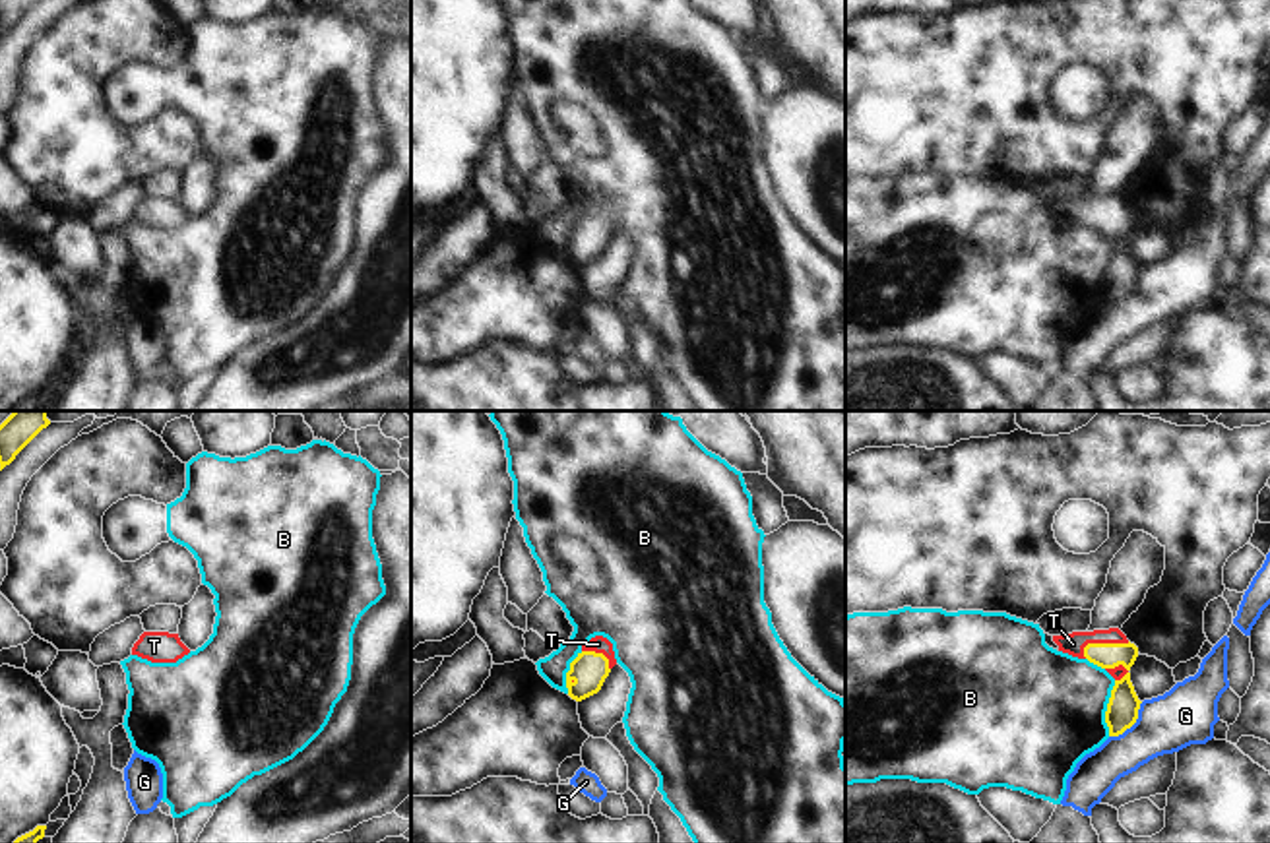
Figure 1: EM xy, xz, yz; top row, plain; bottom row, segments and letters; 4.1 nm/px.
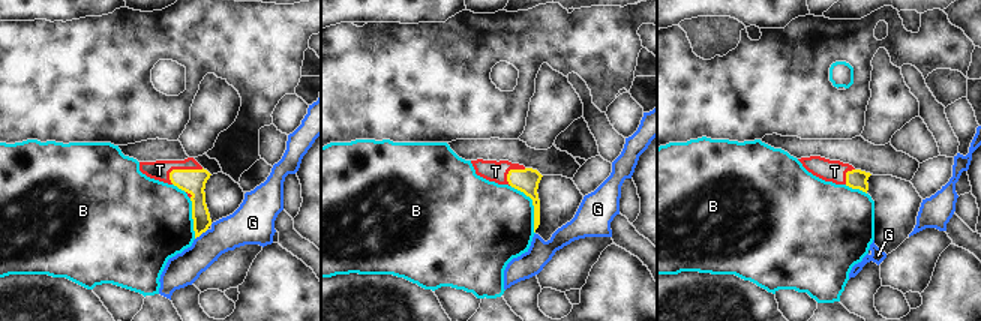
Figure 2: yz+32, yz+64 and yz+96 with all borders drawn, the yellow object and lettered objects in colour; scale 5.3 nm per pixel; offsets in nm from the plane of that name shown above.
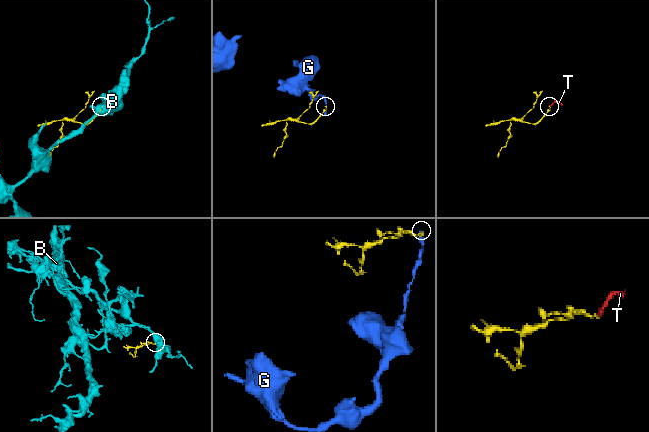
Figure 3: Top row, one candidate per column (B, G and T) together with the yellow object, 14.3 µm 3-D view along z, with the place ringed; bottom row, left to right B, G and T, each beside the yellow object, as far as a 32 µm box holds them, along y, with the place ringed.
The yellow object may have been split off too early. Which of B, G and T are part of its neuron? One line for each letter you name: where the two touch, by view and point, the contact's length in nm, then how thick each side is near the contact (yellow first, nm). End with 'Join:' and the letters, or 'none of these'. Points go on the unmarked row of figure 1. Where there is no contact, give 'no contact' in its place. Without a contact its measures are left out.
T: meets yellow in yz at (1102, 210); contact 200 nm long; 110 nm thick on the yellow side, 90 nm on the other
Join: T

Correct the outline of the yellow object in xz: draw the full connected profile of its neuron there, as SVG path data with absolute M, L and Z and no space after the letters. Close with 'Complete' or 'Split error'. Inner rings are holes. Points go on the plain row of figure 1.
M603 202L591 203L570 229L566 238L568 262L582 267L597 260L615 231L613 209Z. Split error.

